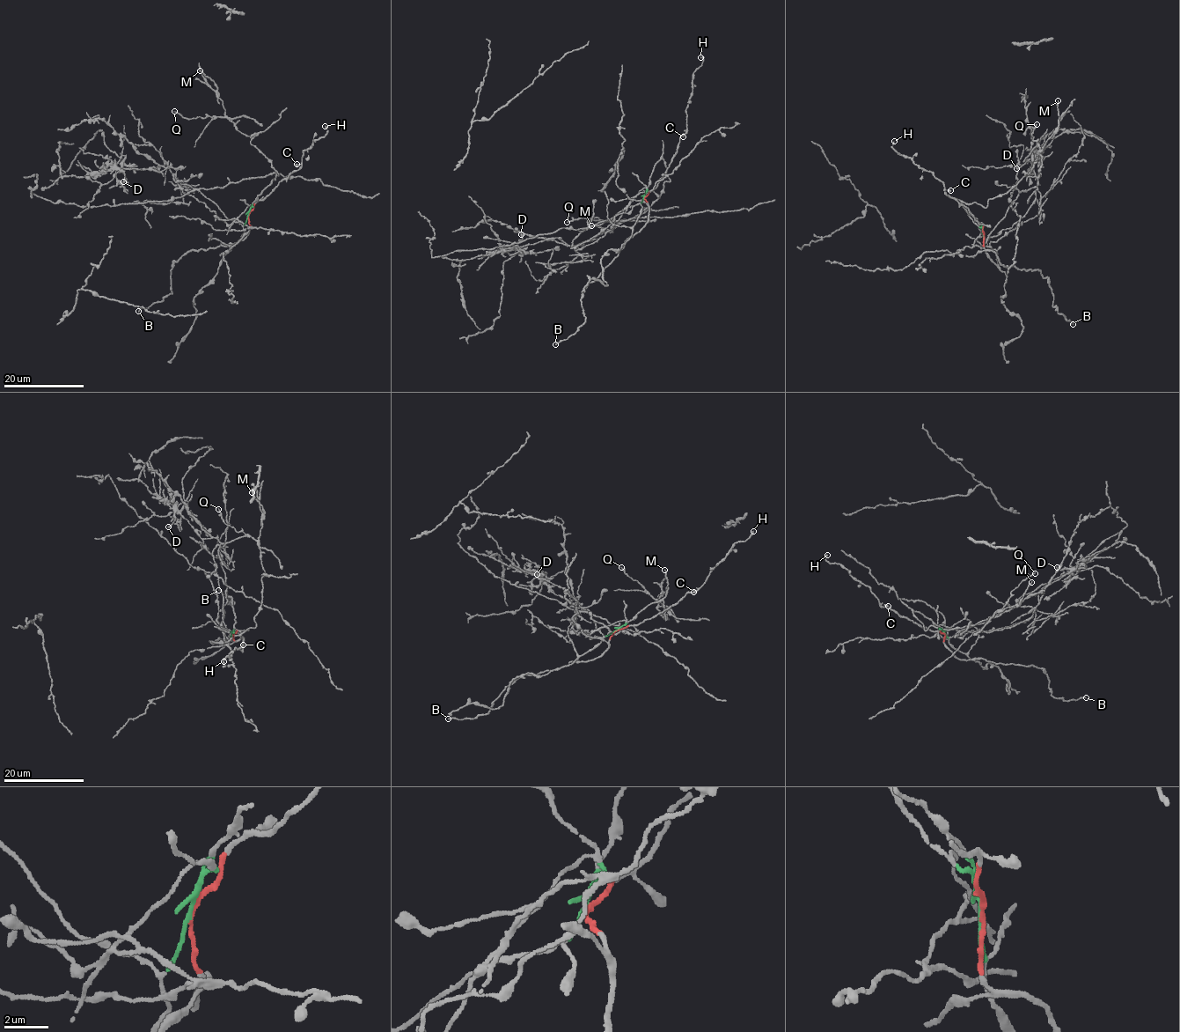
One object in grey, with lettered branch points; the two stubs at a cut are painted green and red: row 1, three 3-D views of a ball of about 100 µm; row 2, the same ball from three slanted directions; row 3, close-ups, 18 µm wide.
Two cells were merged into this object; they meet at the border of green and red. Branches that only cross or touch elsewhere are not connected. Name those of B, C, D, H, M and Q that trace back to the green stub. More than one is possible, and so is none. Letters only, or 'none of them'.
D, M, Q

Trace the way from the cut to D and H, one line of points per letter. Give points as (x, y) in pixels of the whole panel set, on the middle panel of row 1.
D: (644, 197), (645, 187), (603, 236), (575, 248), (557, 238), (519, 246), (521, 234)
H: (645, 197), (661, 179), (686, 130), (685, 110), (692, 75), (703, 62), (700, 57)

